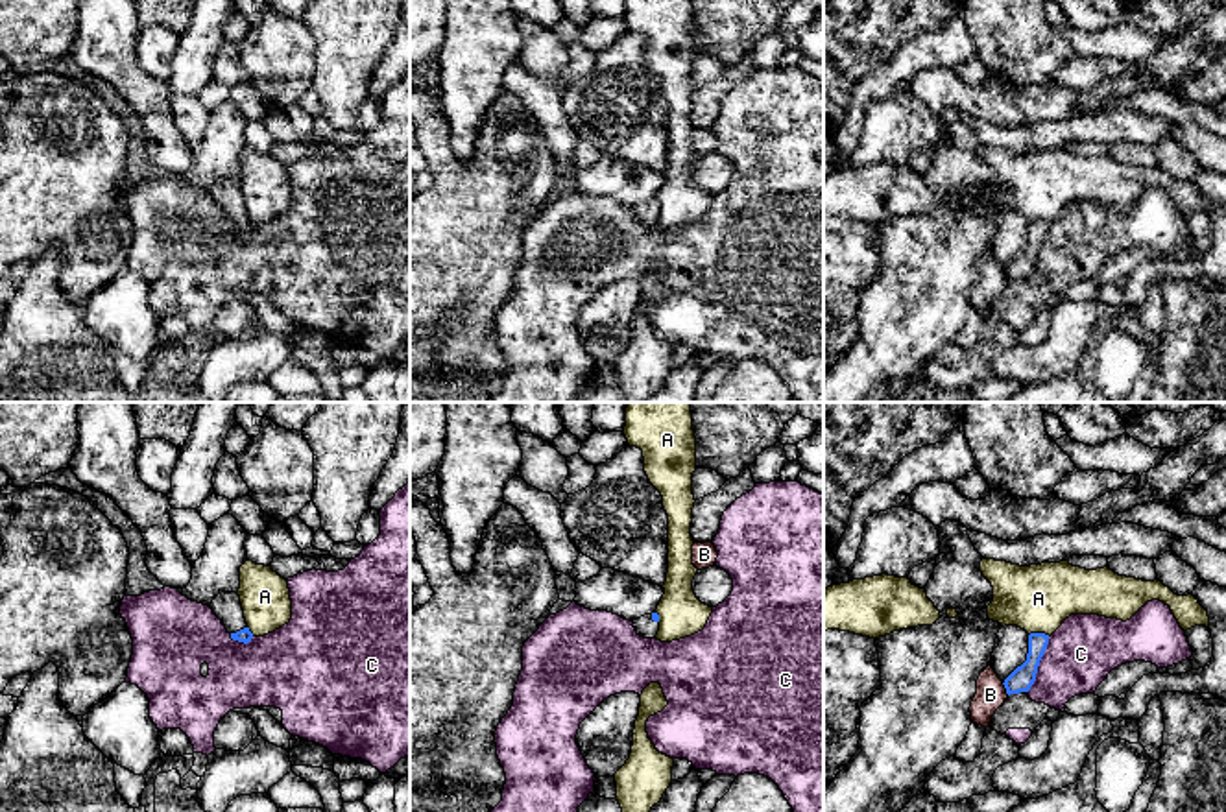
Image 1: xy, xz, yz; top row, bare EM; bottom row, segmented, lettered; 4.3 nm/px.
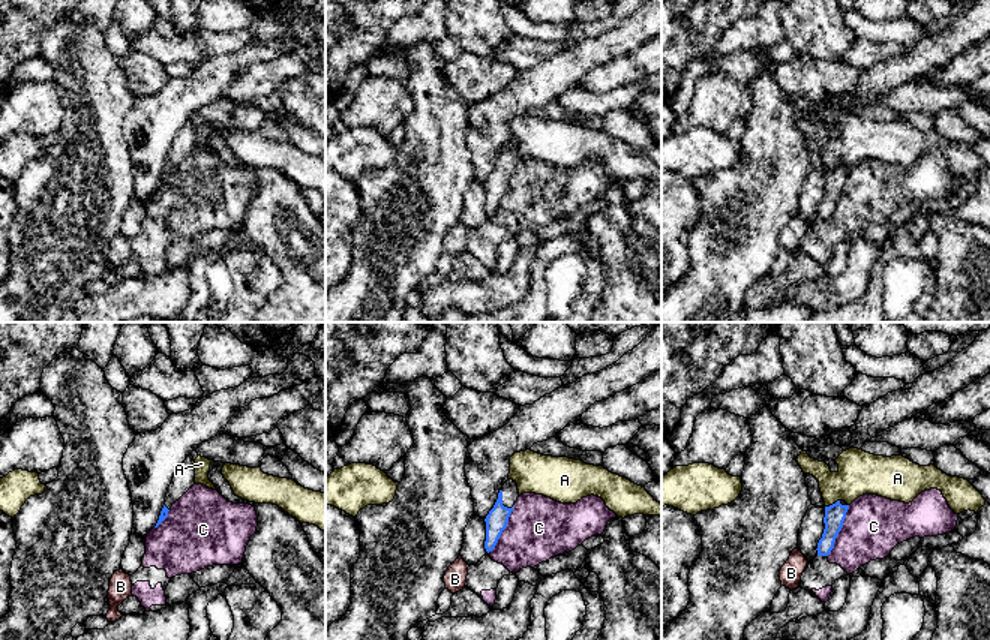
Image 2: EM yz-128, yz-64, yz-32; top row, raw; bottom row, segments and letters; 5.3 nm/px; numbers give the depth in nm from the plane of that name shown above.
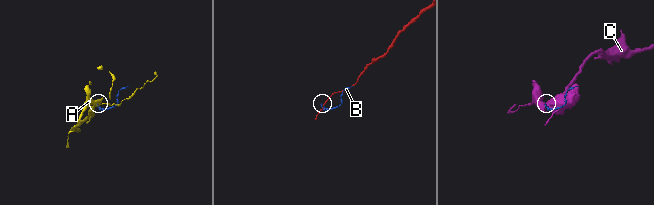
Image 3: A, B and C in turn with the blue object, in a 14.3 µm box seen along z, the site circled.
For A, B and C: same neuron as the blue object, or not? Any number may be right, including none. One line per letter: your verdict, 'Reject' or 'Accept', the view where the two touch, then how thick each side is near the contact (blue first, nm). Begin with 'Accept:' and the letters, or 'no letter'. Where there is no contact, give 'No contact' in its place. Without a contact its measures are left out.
Accept: no letter
A: Reject. Touches blue in yz. Thickness 100 nm (blue) against 300 nm
B: Reject. Touches blue in yz. Thickness 100 nm (blue) against 130 nm
C: Reject. Touches blue in yz. Thickness 100 nm (blue) against 300 nm

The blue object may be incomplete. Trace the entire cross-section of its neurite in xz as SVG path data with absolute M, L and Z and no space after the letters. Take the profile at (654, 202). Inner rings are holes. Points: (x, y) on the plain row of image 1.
M657 199L644 201L637 207L633 207L633 214L635 214L637 221L641 221L644 225L654 225L659 218L659 201Z

